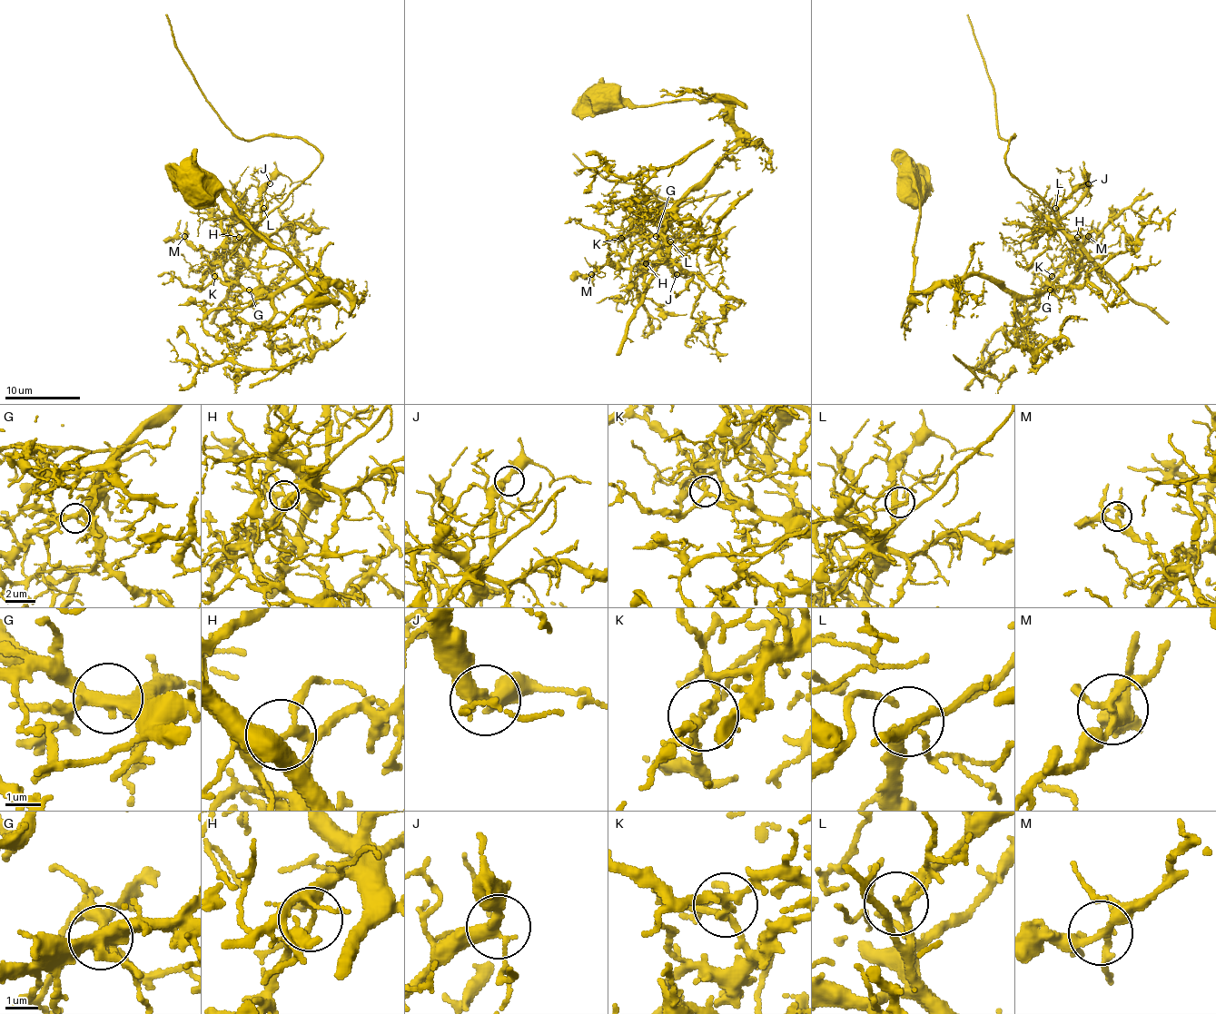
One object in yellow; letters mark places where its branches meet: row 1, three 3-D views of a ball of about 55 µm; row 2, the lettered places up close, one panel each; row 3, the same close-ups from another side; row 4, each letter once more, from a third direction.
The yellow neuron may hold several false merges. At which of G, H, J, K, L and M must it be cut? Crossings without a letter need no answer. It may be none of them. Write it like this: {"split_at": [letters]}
{"split_at": ["H"]}

